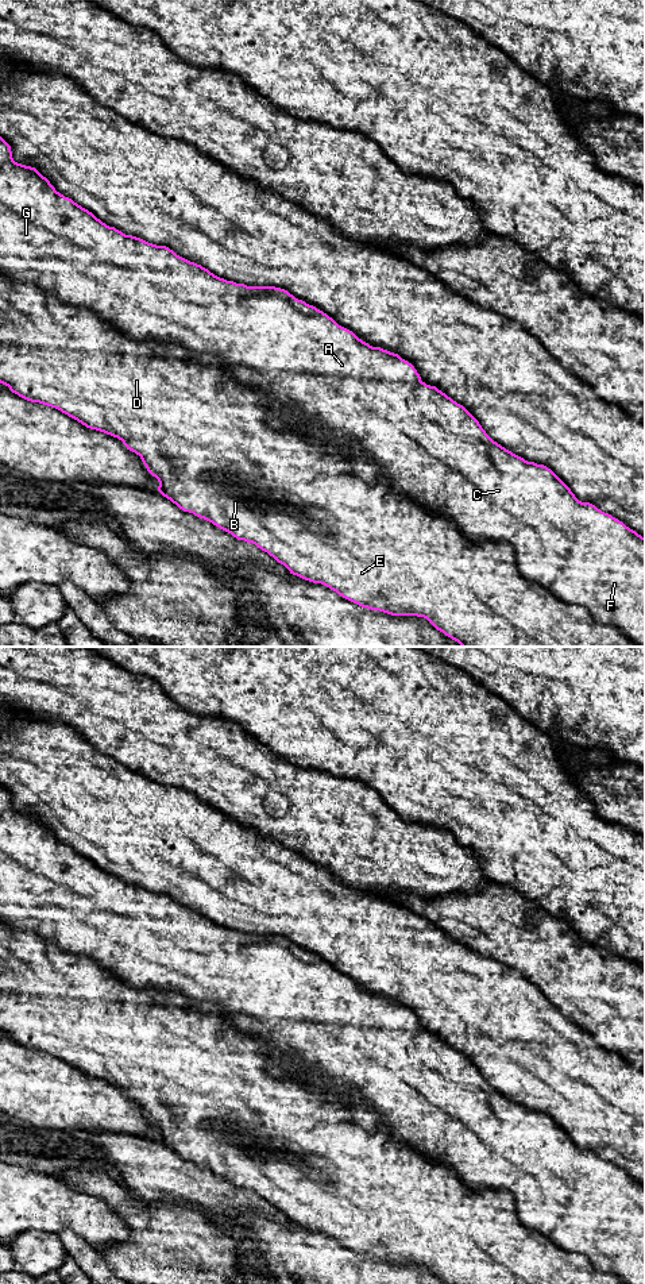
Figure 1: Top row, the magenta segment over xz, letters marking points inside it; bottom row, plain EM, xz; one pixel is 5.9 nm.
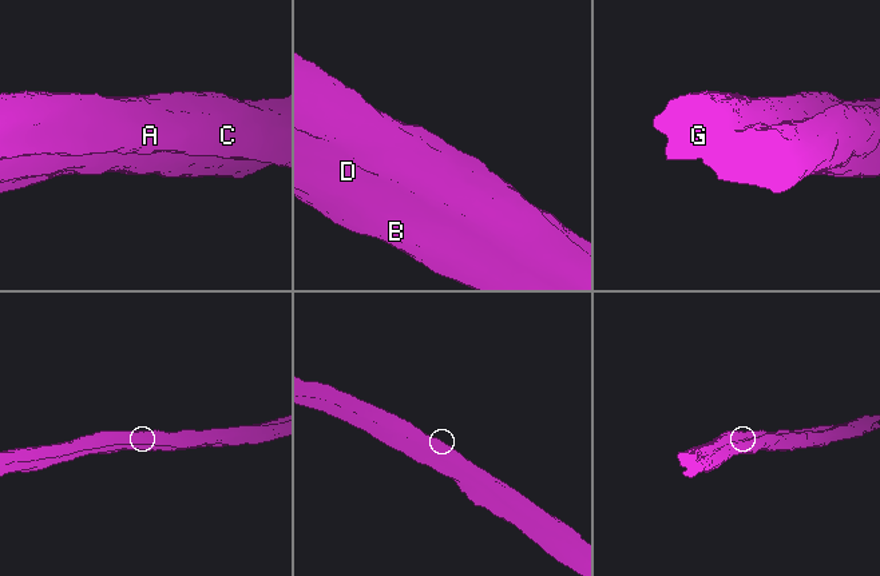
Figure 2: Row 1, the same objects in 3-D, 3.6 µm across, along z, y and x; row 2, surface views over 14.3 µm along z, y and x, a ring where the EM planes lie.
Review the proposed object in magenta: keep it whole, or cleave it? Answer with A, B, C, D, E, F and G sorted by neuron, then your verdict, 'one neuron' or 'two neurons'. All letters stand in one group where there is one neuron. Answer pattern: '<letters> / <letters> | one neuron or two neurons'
A C F G / B D E | two neurons

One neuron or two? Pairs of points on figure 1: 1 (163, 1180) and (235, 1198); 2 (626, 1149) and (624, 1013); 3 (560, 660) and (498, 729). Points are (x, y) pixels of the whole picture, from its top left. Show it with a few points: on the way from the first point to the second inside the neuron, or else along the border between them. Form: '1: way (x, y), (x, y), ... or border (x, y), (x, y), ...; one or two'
1: way (181, 1180), (186, 1180), (217, 1195); one
2: border (597, 1045), (618, 1053), (630, 1064); two
3: border (490, 691), (501, 697), (528, 721), (541, 729); two

